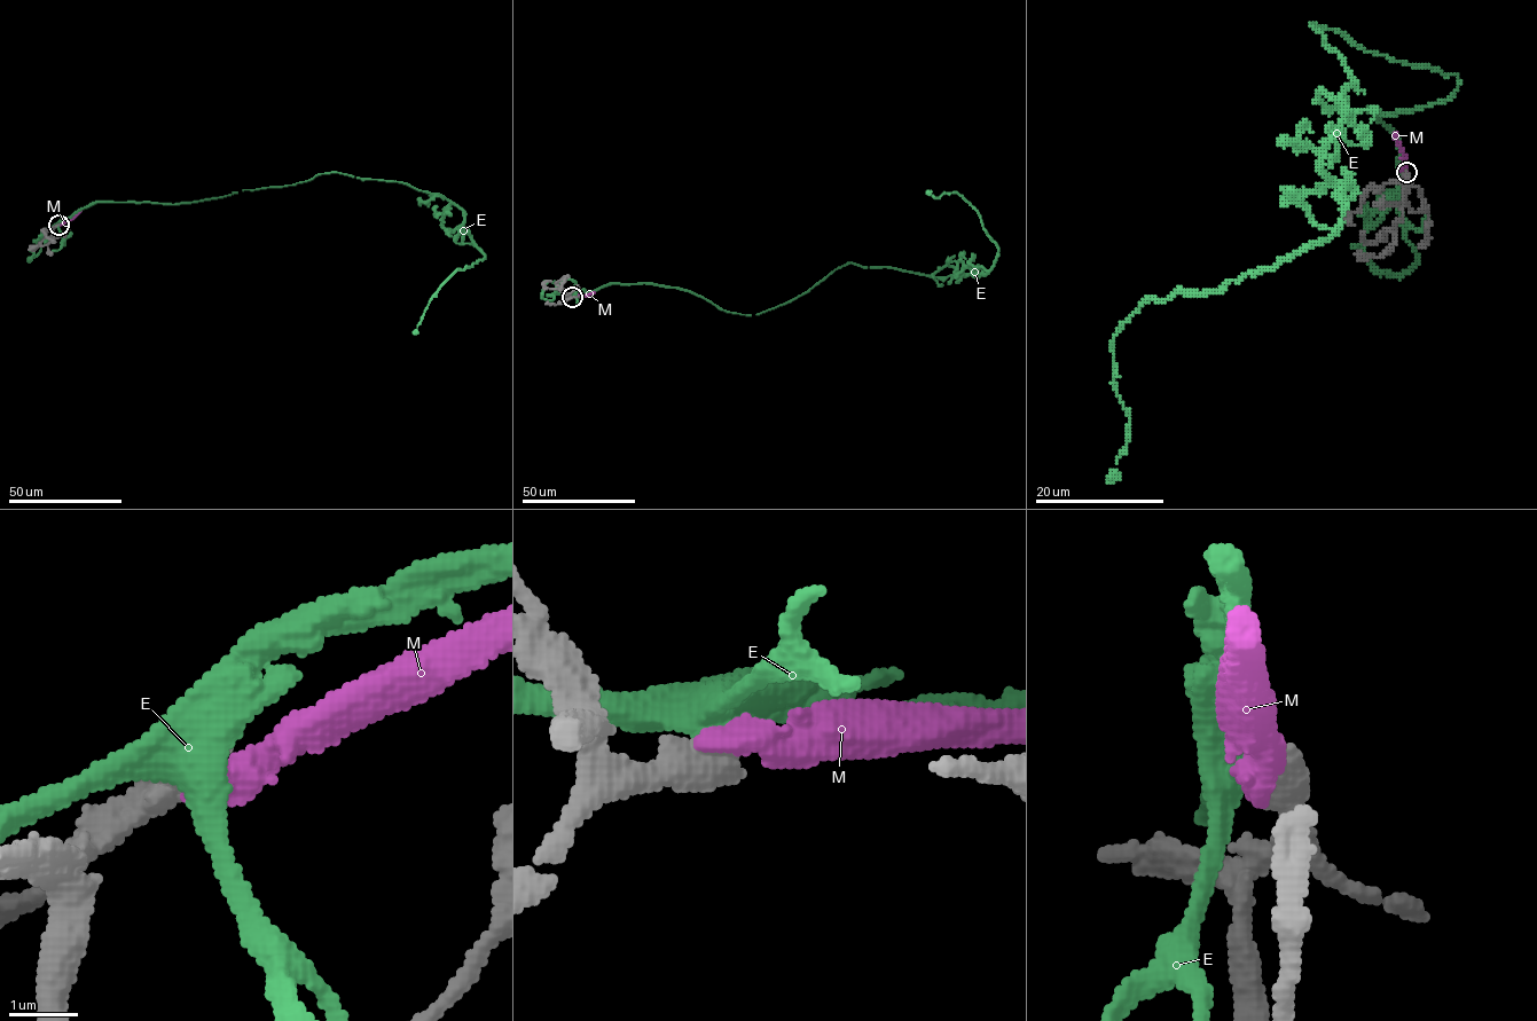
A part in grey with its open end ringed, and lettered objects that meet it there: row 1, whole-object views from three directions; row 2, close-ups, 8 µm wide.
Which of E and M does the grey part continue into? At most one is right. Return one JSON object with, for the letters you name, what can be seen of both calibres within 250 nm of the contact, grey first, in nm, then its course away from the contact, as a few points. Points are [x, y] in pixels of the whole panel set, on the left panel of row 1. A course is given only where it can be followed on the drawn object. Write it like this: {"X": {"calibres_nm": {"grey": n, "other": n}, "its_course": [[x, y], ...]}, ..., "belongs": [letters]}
{"belongs": []}

